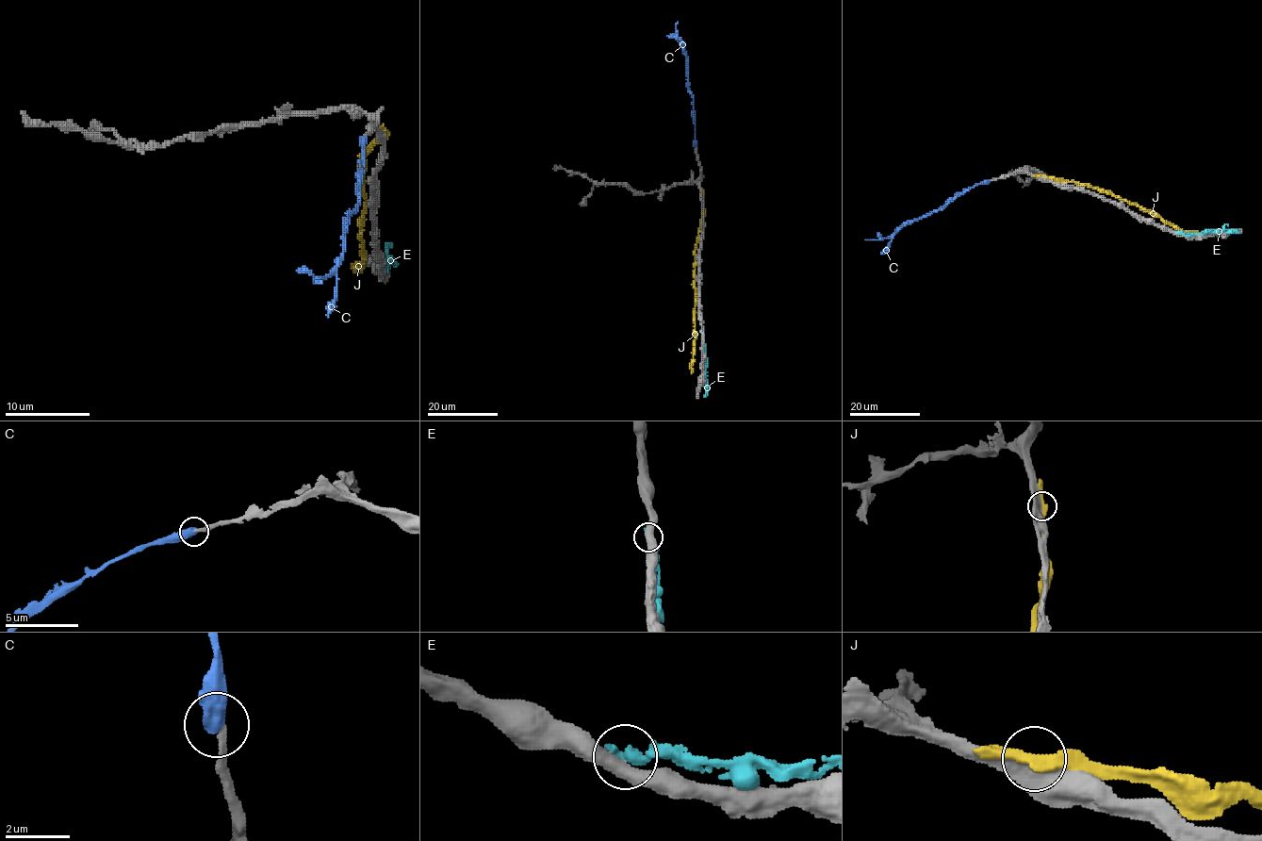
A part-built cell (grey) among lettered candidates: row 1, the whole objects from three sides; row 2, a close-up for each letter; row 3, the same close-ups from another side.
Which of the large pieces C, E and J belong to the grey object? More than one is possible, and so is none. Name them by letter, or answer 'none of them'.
C

